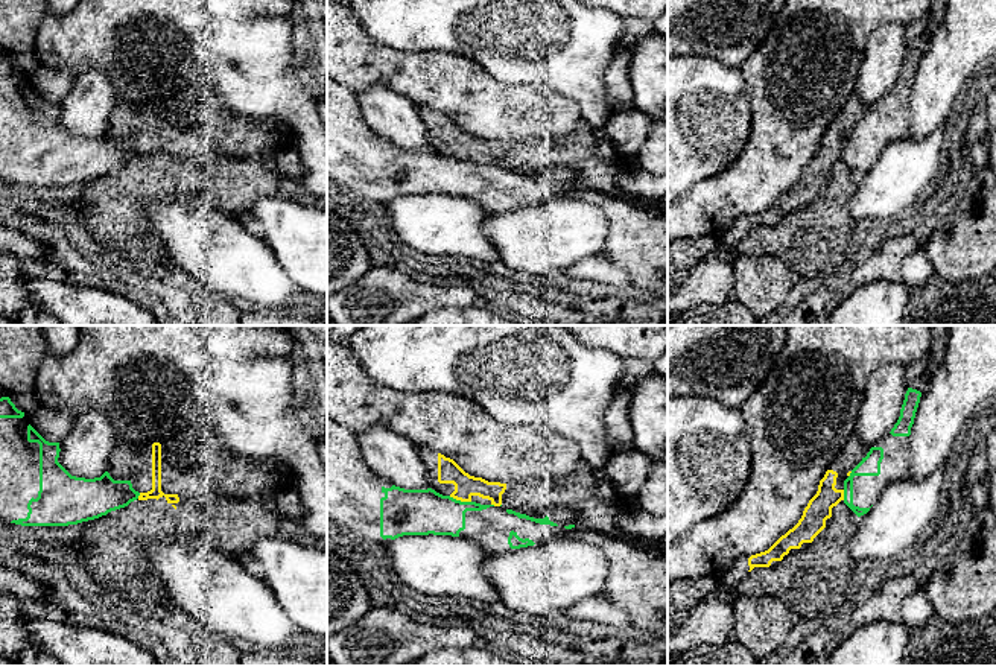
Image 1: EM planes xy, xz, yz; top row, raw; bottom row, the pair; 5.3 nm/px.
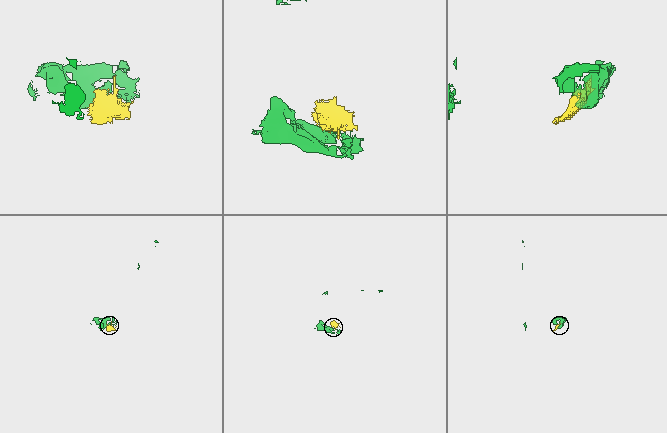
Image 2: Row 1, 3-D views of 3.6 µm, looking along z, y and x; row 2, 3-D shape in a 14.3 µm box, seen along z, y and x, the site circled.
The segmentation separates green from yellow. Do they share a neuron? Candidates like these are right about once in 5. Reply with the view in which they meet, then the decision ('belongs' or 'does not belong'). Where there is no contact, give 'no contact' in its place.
xz | does not belong

